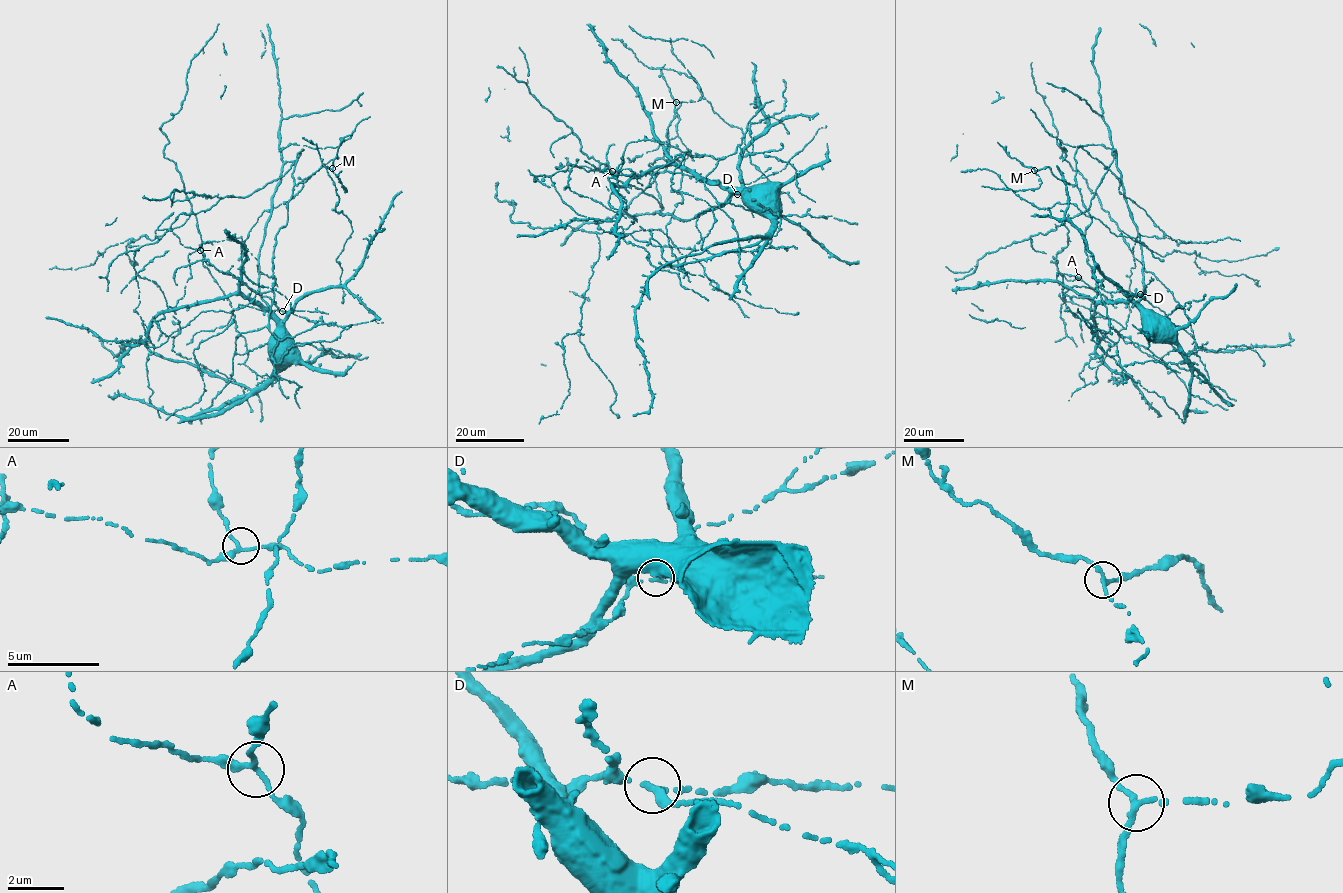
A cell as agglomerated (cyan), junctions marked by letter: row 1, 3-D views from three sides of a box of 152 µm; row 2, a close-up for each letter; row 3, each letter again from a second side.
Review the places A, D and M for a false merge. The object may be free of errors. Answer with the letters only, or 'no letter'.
D

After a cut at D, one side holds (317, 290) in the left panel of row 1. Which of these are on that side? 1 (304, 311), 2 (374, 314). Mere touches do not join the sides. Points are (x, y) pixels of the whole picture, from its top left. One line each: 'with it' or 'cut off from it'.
1: with it
2: with it

